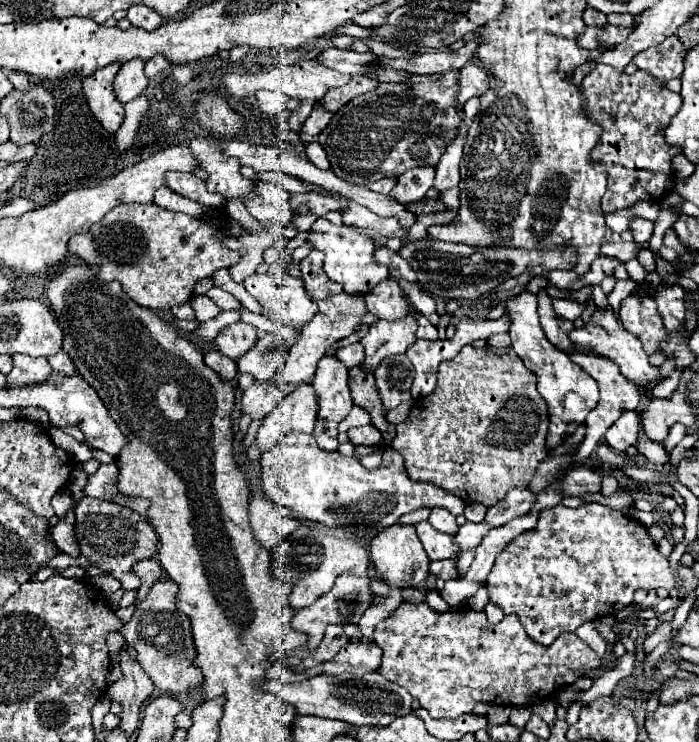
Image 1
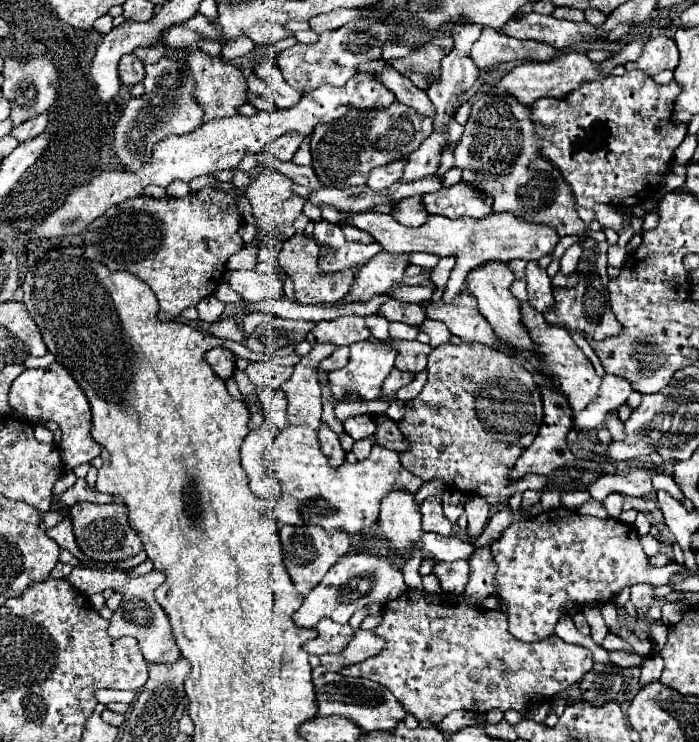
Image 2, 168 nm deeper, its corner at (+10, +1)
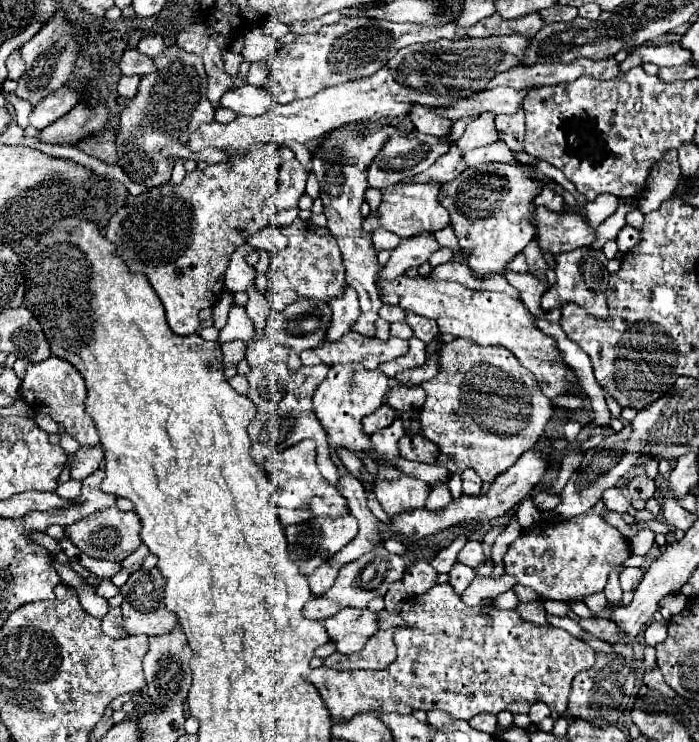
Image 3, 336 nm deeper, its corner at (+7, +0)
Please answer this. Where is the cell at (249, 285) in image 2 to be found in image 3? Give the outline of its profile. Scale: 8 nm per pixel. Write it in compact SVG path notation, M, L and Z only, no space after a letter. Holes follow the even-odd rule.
M249 244L239 246L231 254L231 262L225 270L225 286L229 292L245 292L247 286L253 282L253 268L245 262L245 255L254 251Z

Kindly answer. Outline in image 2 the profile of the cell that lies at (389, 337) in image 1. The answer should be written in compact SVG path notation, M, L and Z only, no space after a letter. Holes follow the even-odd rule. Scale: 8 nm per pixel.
M364 339L364 341L352 343L350 345L350 361L348 361L348 365L342 367L342 369L332 371L330 377L328 377L330 389L334 393L334 399L336 401L342 401L348 391L358 393L362 399L378 399L380 397L382 381L388 377L388 373L394 367L396 353L398 351L392 347L392 343L386 343L386 341L370 341L370 339Z

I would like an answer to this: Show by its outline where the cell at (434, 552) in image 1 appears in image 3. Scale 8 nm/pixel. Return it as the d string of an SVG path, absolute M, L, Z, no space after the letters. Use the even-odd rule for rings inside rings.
M469 540L463 550L459 552L459 562L465 564L465 566L471 566L471 568L477 568L479 564L483 564L487 560L485 552L483 552L483 546L481 542L477 540Z

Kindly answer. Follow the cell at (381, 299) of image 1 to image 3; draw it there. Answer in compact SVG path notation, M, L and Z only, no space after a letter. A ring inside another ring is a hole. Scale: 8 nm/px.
M407 314L407 318L405 318L405 322L413 328L413 332L415 332L415 336L419 338L419 340L423 340L423 342L431 342L437 334L439 334L439 328L437 328L437 324L433 322L433 320L429 320L429 318L423 318L423 316L415 316L415 314Z

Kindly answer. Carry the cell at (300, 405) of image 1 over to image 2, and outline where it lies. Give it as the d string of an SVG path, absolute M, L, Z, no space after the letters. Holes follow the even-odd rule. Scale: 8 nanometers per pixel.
M314 345L312 351L294 365L292 377L282 385L282 391L288 399L286 419L290 425L304 425L310 429L318 429L322 415L318 365L334 349L336 345Z

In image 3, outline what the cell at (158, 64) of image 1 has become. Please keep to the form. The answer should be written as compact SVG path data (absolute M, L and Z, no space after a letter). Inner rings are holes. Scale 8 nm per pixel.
M147 34L147 36L143 36L143 38L139 40L137 48L139 48L145 56L155 58L157 54L161 54L161 50L165 48L165 44L163 44L163 38L161 38L161 36L157 36L157 34Z

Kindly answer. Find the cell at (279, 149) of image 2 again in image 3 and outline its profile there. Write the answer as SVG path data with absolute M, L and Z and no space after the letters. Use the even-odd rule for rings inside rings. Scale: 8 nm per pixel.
M249 146L245 154L231 154L227 162L189 172L181 184L165 184L139 194L139 200L121 206L119 212L111 218L105 236L117 246L117 256L127 262L131 272L145 272L153 290L165 306L169 328L175 334L191 336L197 332L201 324L197 316L199 310L215 306L223 294L223 272L233 250L243 246L245 238L253 236L263 226L269 226L273 222L273 210L265 210L263 204L277 190L279 168L281 158L277 146Z

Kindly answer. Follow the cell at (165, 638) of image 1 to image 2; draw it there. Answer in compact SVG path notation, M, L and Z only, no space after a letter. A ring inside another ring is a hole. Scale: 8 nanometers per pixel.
M72 569L68 579L84 595L88 595L88 587L112 587L114 591L122 593L120 609L110 619L110 627L108 627L110 637L118 639L122 635L130 635L130 637L138 639L138 647L140 647L144 659L154 665L168 665L168 663L176 663L180 659L180 649L174 643L170 621L168 621L164 609L154 599L154 589L164 581L164 573L150 571L148 575L128 577L128 573L120 573L120 571L104 573L104 571L94 571L94 569Z

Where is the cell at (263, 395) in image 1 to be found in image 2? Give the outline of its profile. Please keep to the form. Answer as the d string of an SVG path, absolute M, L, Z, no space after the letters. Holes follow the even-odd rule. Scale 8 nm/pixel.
M254 361L246 367L246 375L256 387L280 387L291 377L293 371L293 366L282 369L274 361Z

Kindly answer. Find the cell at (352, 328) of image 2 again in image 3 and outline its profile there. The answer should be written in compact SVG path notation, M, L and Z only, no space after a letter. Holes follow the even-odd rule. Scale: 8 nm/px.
M385 304L379 314L381 314L381 318L385 318L387 322L397 322L397 320L403 320L407 312L405 312L403 308L399 308L399 306L389 306L389 304Z

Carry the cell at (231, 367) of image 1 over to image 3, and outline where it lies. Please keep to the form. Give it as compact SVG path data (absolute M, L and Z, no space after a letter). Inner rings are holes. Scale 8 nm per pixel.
M231 340L231 342L225 342L221 346L223 350L223 364L225 366L235 366L239 360L245 358L245 348L247 348L247 342L243 340Z

